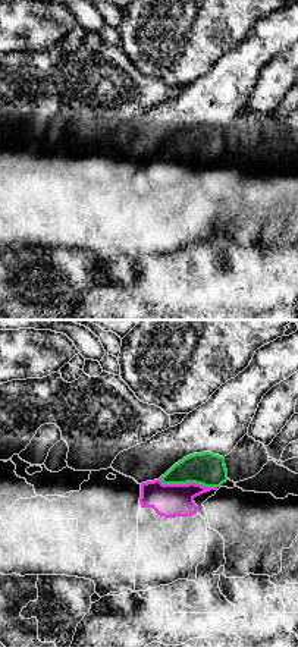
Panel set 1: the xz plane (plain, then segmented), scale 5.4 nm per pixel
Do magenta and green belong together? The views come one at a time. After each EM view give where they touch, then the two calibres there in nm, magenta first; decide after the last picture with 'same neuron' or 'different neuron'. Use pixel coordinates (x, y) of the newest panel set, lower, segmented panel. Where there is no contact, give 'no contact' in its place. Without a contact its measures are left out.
(188, 483) | 190/190 nm

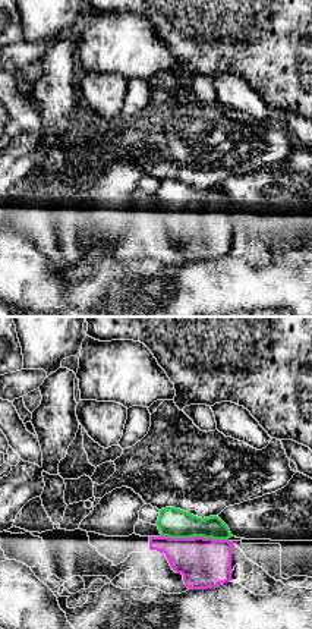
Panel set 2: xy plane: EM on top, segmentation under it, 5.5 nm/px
(195, 537) | 280/160 nm

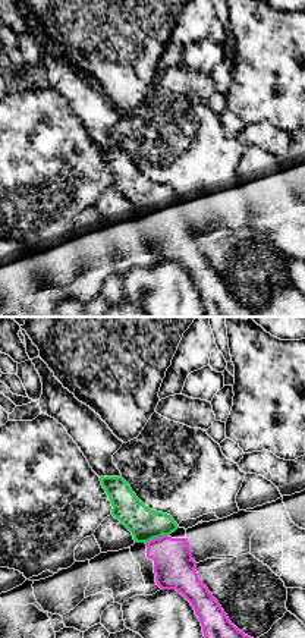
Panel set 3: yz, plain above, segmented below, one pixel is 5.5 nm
(156, 538) | 220/180 nm

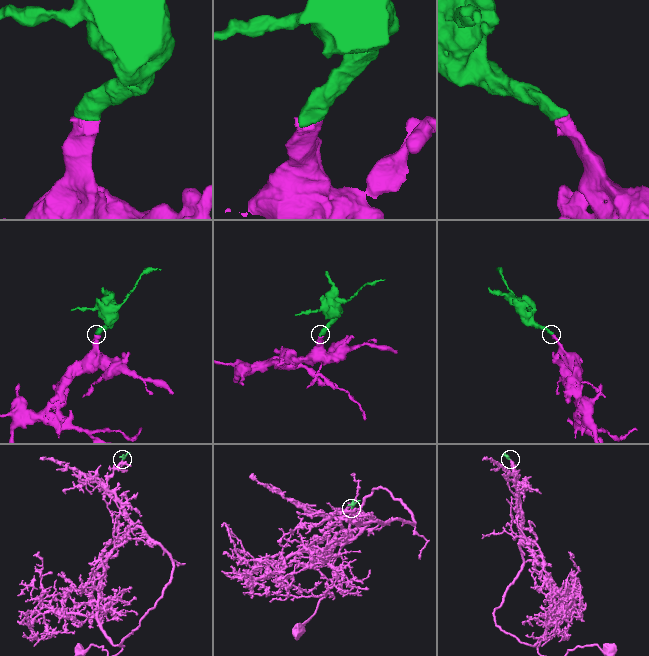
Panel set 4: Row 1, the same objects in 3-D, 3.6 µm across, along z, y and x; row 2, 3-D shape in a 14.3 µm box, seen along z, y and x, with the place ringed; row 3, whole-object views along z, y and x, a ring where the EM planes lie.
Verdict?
same neuron

